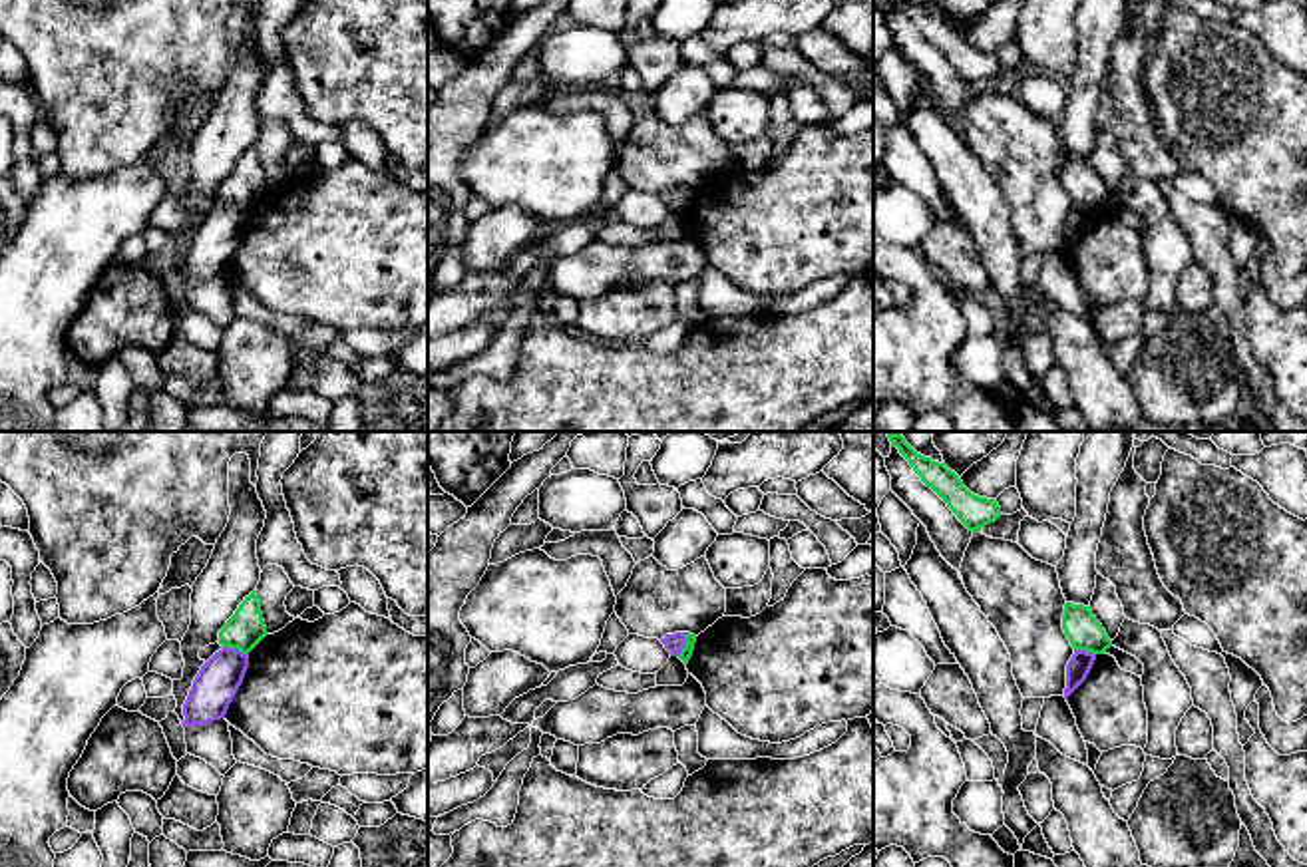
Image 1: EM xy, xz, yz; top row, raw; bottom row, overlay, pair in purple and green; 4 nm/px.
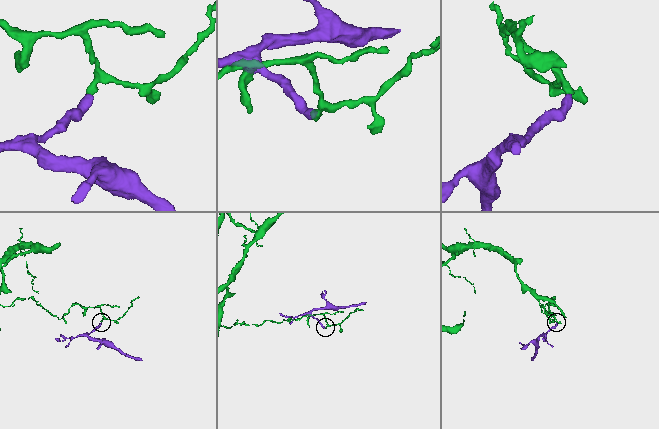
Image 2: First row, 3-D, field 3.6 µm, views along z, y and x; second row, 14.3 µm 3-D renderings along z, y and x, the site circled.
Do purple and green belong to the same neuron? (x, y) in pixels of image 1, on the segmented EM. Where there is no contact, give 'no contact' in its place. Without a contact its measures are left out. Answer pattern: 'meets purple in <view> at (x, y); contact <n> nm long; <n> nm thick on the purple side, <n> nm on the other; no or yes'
meets purple in xy at (235, 649); contact 110 nm long; 180 nm thick on the purple side, 160 nm on the other; no

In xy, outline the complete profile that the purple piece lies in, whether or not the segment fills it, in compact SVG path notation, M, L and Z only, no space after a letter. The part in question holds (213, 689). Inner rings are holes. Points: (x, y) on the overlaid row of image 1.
M223 646L199 670L183 704L183 728L225 718L249 668L249 654Z

